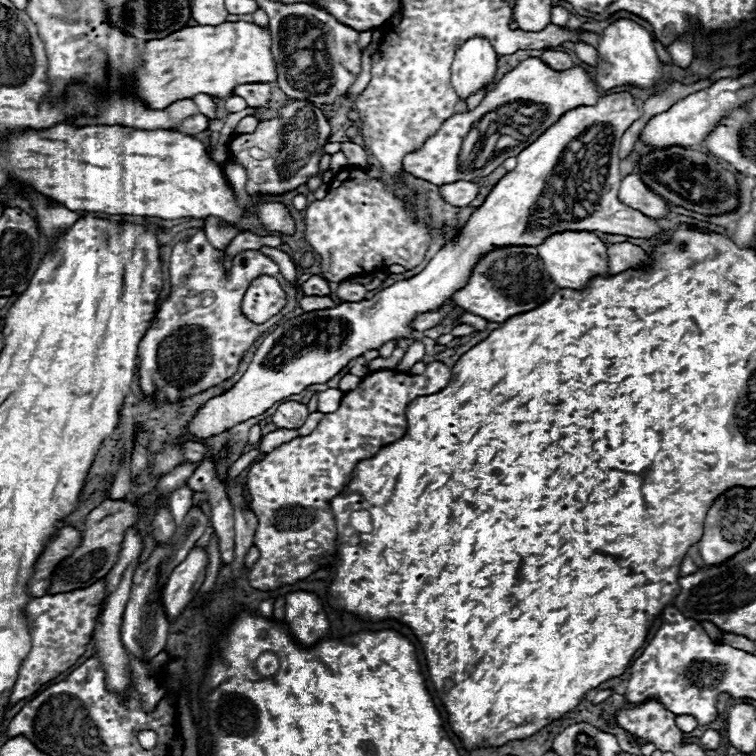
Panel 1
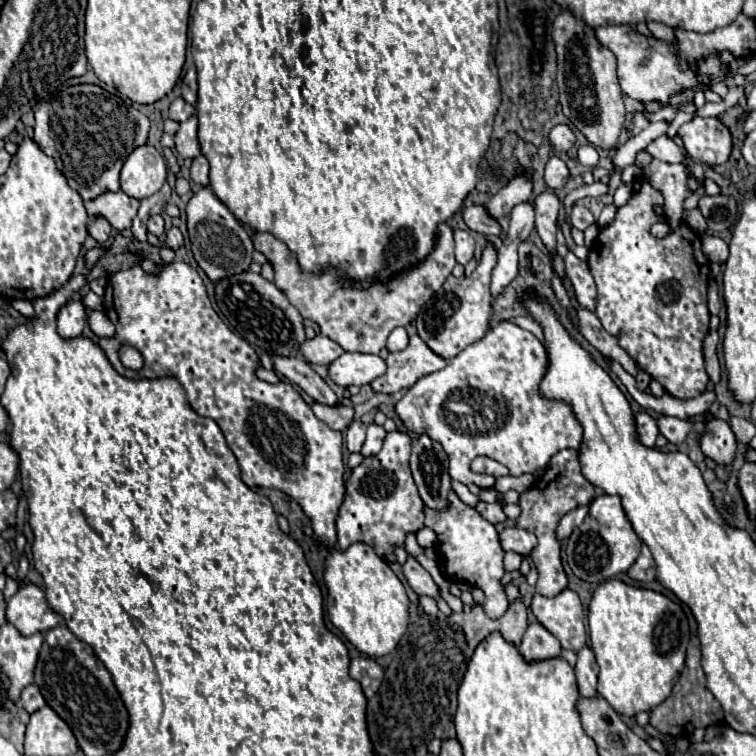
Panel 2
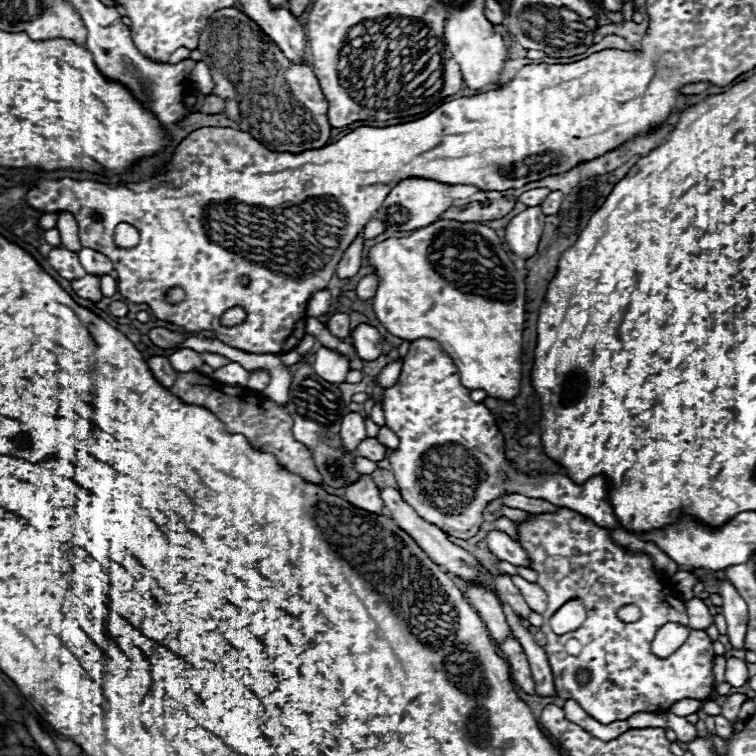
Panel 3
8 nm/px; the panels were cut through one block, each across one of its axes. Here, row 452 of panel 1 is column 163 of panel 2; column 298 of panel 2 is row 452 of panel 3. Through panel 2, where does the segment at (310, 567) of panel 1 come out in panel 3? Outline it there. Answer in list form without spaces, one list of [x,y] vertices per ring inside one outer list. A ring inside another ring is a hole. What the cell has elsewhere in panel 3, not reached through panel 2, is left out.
[[[434,340],[412,342],[410,352],[404,358],[404,366],[398,382],[384,390],[384,416],[386,416],[386,426],[400,438],[400,446],[388,454],[388,462],[392,466],[392,474],[398,480],[402,498],[426,522],[442,528],[450,536],[462,540],[472,538],[482,526],[484,508],[504,492],[522,494],[528,498],[546,500],[554,506],[570,508],[582,516],[592,518],[600,528],[606,530],[620,528],[620,522],[614,516],[612,504],[608,500],[606,476],[592,476],[584,484],[576,484],[562,472],[554,472],[554,474],[544,470],[536,474],[516,472],[516,468],[510,464],[510,460],[504,454],[504,438],[496,438],[500,430],[494,422],[492,412],[484,404],[470,400],[470,390],[462,386],[458,368],[452,364],[452,360]]]

